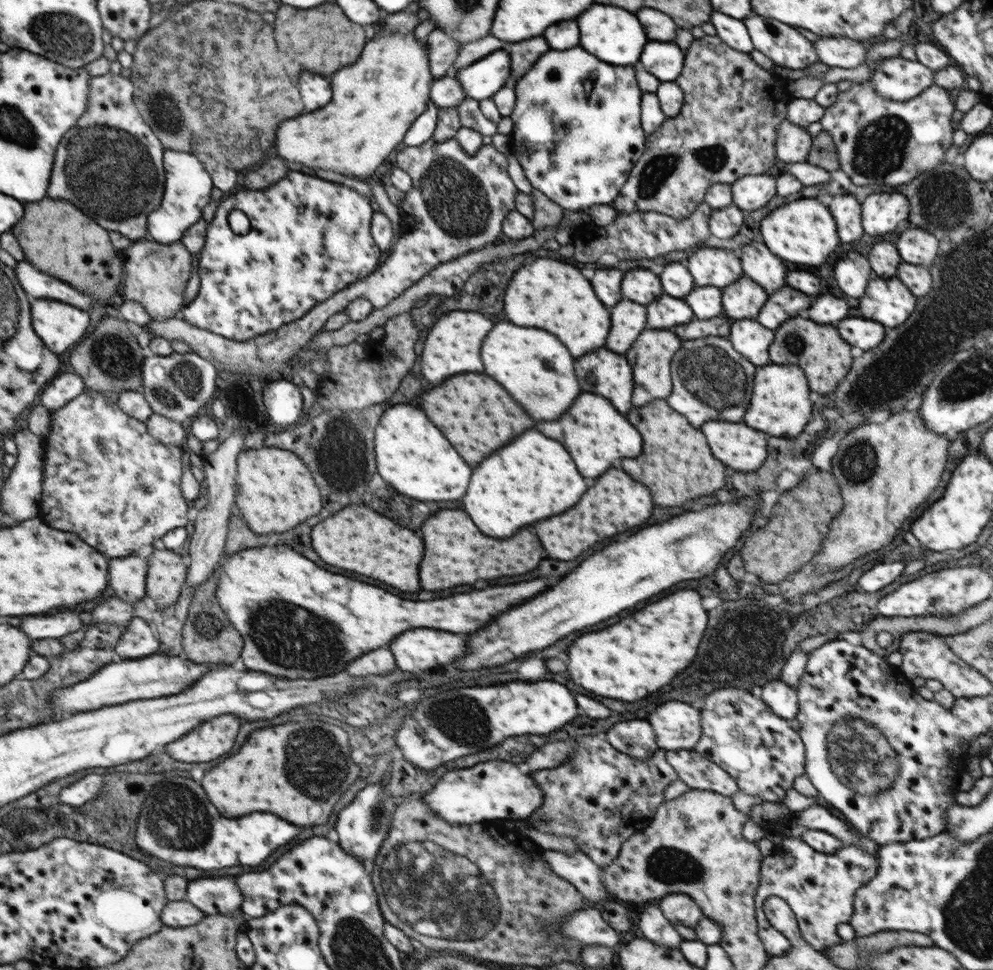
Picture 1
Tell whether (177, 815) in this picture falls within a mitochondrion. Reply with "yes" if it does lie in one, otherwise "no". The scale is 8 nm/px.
yes

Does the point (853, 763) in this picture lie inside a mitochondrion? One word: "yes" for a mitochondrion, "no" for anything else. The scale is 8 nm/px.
yes

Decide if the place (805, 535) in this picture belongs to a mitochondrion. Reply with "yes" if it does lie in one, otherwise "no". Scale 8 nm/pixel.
no

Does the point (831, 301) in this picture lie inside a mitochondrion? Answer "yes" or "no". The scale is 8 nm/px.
no

